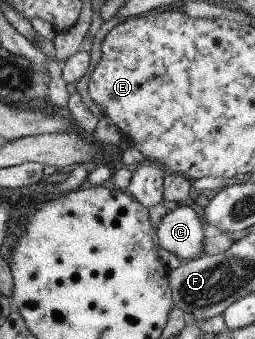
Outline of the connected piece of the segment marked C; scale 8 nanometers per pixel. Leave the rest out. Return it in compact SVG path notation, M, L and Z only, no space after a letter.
M180 206L168 210L154 232L158 247L173 253L181 262L201 256L204 227L193 209Z

